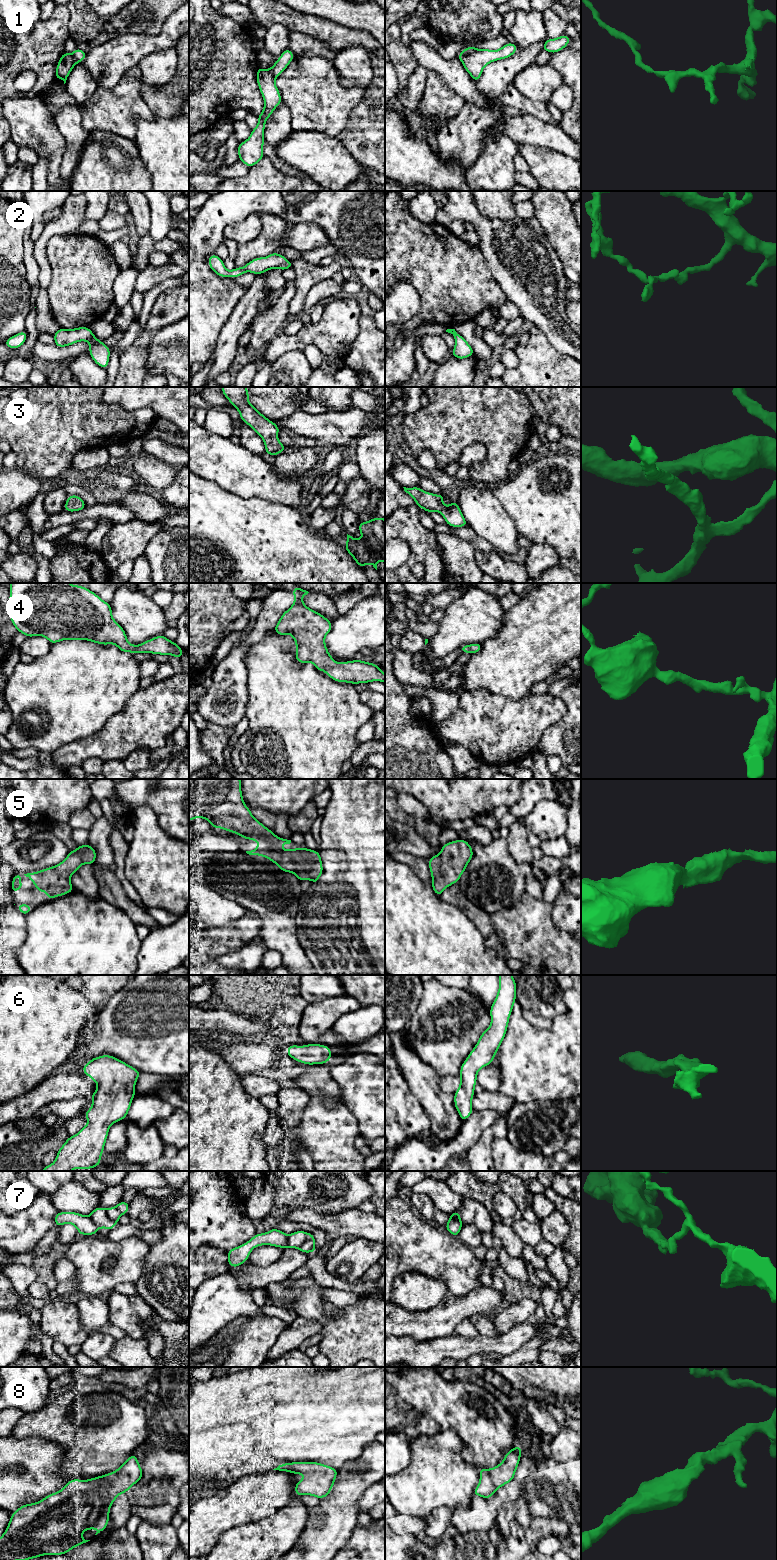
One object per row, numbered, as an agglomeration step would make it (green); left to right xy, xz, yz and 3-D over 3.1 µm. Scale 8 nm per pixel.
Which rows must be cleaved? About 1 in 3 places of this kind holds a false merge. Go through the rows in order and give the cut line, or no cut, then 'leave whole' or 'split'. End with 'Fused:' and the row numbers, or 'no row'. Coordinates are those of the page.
1: cut yz (475, 48), (460, 59); split
2: cut xz (287, 260), (278, 267); split
3: cut none; leave whole
4: cut none; leave whole
5: cut none; leave whole
6: cut none; leave whole
7: cut xz (307, 1233), (306, 1240), (297, 1248); split
8: cut none; leave whole
Fused: 1, 2, 7

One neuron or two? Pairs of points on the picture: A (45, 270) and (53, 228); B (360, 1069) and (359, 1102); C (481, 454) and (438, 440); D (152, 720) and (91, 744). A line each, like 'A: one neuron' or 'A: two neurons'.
A: one neuron
B: one neuron
C: two neurons
D: one neuron

